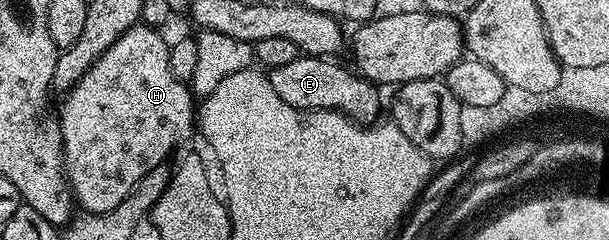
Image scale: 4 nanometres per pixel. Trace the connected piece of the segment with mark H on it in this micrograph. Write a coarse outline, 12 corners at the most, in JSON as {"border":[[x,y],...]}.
{"border":[[132,25],[64,94],[86,213],[119,207],[194,132],[170,42]]}

